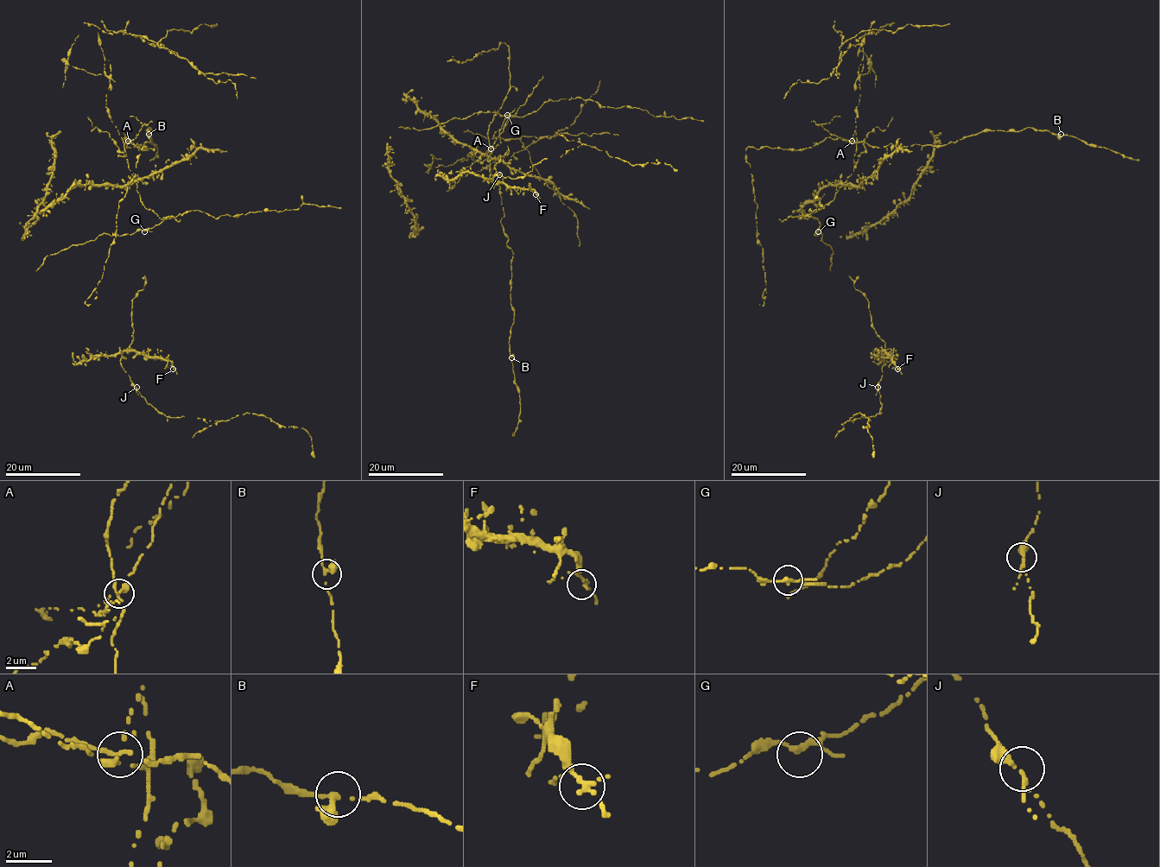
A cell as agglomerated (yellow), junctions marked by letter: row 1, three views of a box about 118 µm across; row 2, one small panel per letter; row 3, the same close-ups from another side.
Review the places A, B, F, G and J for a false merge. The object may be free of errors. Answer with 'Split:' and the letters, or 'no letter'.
Split: A

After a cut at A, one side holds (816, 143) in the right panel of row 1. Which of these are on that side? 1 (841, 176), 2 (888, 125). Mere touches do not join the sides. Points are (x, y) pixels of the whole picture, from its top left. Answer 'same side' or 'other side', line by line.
1: same side
2: other side

